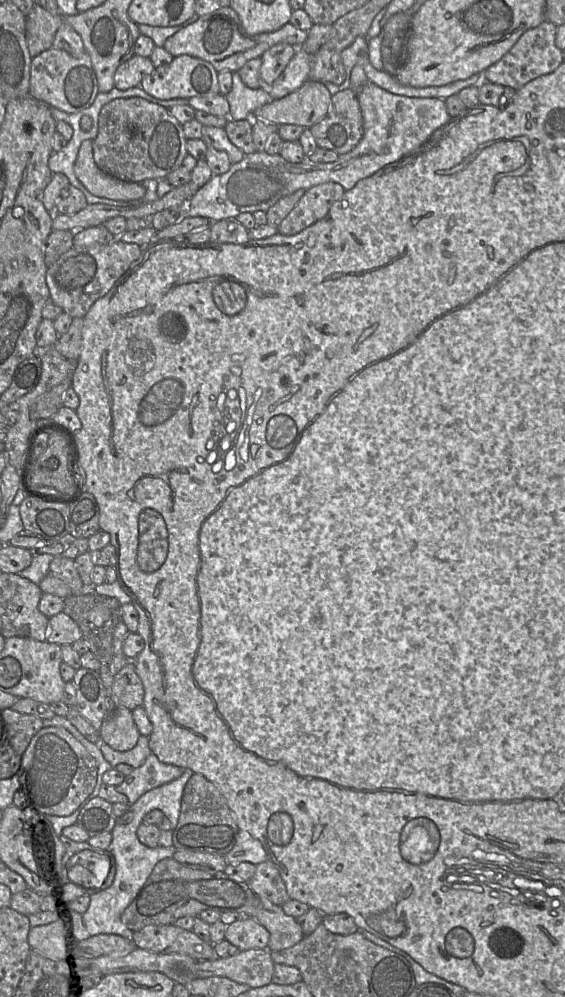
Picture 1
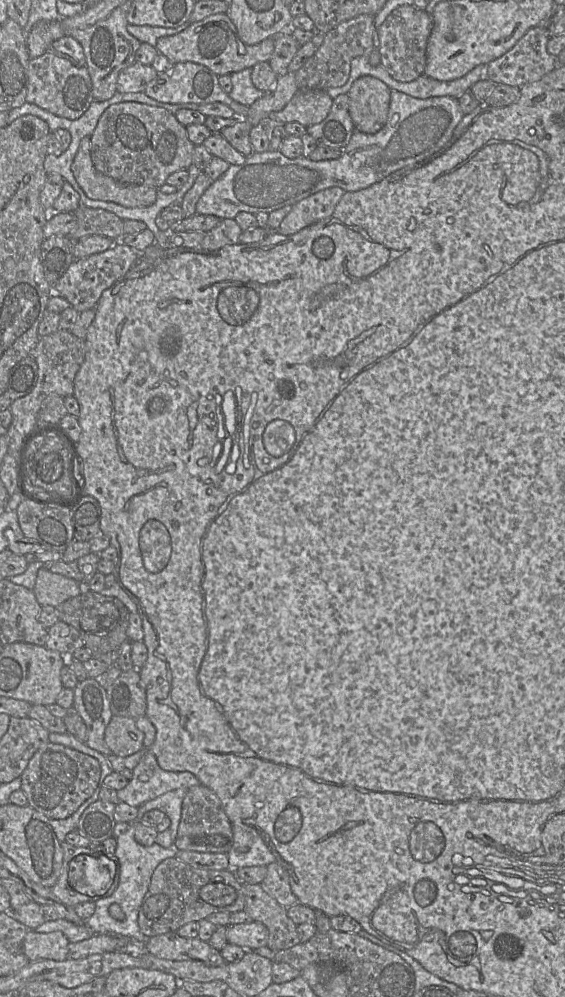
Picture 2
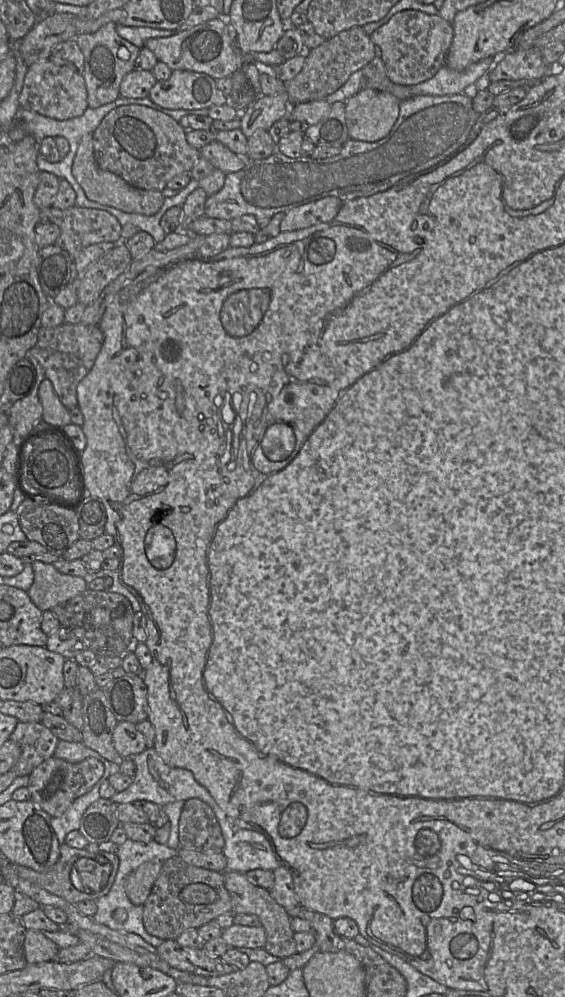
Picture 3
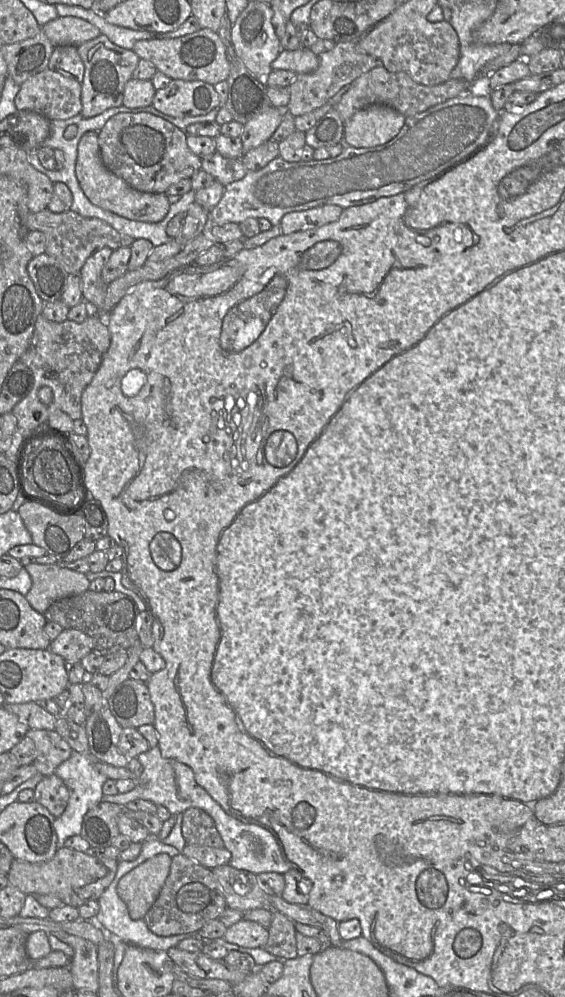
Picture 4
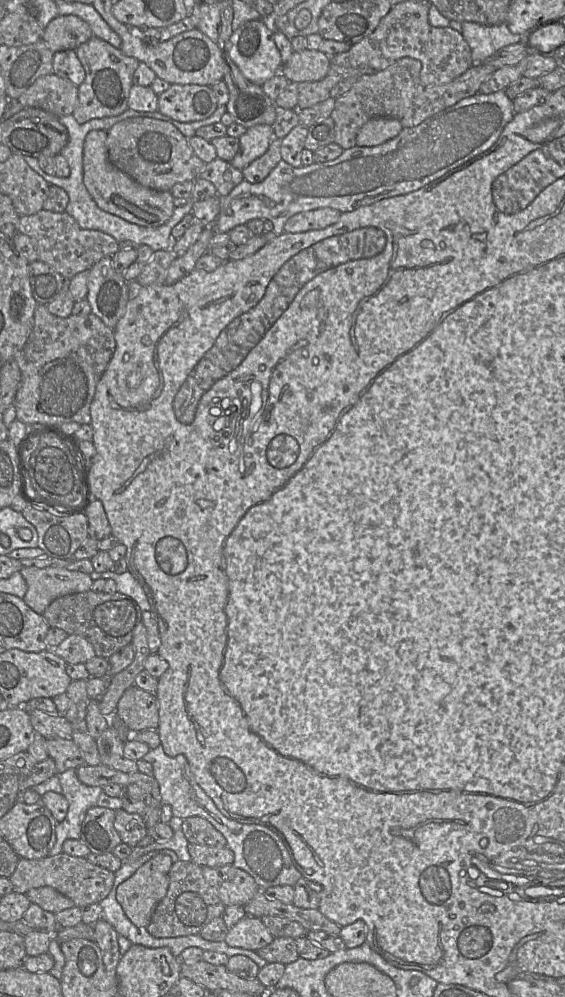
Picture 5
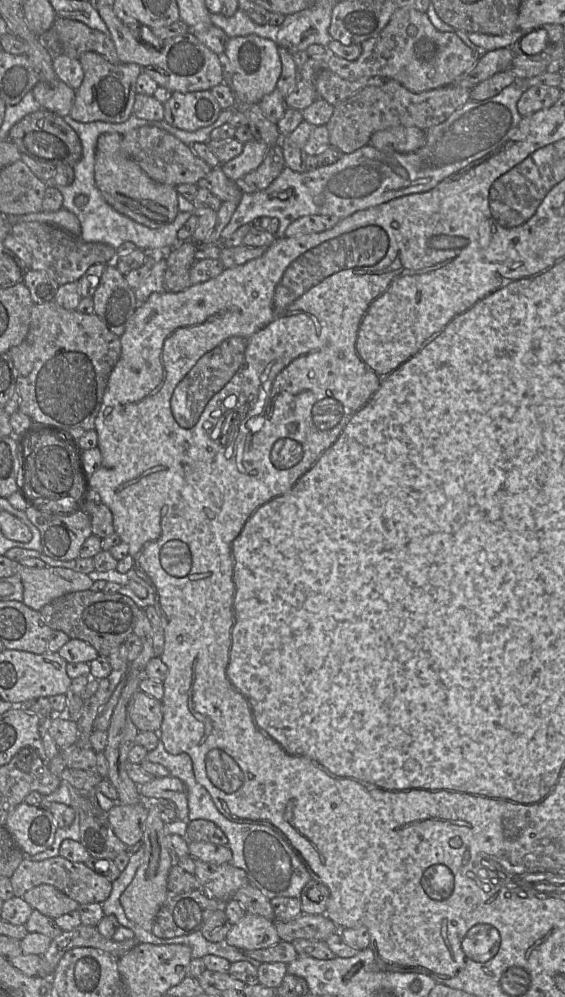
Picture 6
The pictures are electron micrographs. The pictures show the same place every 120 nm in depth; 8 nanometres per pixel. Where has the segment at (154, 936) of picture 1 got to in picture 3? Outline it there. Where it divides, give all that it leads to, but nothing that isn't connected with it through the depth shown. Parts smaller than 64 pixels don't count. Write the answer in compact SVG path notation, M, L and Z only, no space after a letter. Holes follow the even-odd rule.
M175 939L164 940L156 949L165 962L182 971L202 976L221 976L237 970L221 957L209 956L203 948L182 946Z

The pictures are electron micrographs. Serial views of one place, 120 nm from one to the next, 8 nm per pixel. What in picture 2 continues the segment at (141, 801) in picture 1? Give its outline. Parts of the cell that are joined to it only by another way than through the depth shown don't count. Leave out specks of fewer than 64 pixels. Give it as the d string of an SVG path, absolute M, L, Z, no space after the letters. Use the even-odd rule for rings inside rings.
M177 789L169 791L153 800L150 800L138 807L137 822L141 821L143 815L154 809L164 812L171 820L170 831L172 840L175 841L178 834L178 827L182 813L182 803L188 789Z

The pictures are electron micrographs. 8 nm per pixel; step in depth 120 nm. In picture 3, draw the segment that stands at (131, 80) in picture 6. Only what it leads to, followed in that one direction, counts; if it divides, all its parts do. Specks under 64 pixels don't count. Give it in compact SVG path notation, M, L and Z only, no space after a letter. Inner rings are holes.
M109 22L91 34L79 34L75 41L84 56L83 78L90 108L98 108L115 101L119 96L123 77L135 69L135 60L140 48L121 38L116 32L116 23Z

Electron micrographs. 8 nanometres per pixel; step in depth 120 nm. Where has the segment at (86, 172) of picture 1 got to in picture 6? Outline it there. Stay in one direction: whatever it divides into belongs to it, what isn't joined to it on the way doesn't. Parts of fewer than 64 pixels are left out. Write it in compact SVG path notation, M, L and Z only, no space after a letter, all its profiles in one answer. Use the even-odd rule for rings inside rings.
M105 133L97 139L94 179L103 198L120 214L149 228L160 228L172 223L180 212L176 188L148 177L136 162L124 154L121 140L122 135L118 133Z

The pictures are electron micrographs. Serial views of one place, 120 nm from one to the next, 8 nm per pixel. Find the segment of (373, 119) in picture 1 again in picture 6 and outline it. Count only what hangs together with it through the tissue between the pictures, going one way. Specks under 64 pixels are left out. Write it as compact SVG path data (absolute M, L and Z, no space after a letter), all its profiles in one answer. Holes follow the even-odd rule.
M516 81L494 97L482 101L469 100L447 120L426 130L425 144L411 153L383 152L368 144L343 154L331 165L313 170L296 172L285 165L266 189L241 194L235 212L221 233L221 241L229 239L241 226L252 224L261 217L279 220L275 235L280 238L286 237L287 227L303 216L331 215L343 219L394 198L429 191L506 142L523 118L517 110L517 102L525 90L520 81Z

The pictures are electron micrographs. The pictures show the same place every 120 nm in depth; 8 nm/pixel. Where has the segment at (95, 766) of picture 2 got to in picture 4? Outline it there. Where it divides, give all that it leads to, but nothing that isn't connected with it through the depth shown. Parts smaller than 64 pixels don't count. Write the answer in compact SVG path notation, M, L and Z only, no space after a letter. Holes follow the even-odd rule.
M55 773L44 776L33 791L34 801L48 809L55 818L64 812L69 800L69 791Z

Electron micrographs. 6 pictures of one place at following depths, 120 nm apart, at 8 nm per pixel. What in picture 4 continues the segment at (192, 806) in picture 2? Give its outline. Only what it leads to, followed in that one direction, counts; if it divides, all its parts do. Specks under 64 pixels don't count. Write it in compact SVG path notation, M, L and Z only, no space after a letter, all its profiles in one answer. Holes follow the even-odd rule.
M192 807L183 812L182 835L188 845L224 847L214 820L200 808Z

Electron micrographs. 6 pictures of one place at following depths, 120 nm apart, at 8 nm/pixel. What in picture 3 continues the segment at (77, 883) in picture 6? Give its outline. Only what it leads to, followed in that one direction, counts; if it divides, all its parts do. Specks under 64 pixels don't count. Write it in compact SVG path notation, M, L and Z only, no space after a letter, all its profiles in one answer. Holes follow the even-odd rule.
M65 842L59 847L59 858L56 863L45 872L38 872L31 868L13 864L15 873L22 879L25 879L32 884L35 884L48 892L57 895L71 904L77 904L84 900L96 901L101 896L106 895L114 881L118 872L119 859L116 853L103 851L101 855L97 856L88 852L86 848L77 849L68 846ZM82 858L91 858L98 861L100 864L109 862L112 865L111 874L109 876L107 885L103 890L94 893L84 893L78 890L71 882L70 872L74 863Z

